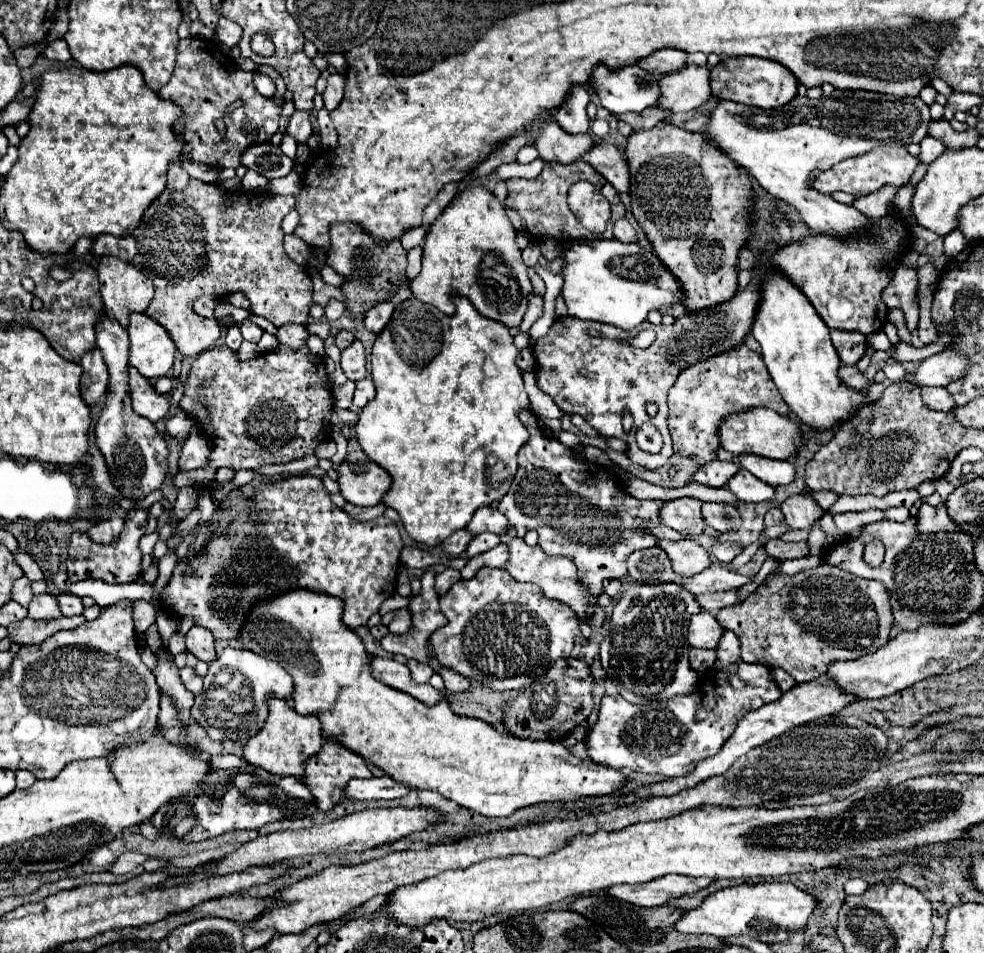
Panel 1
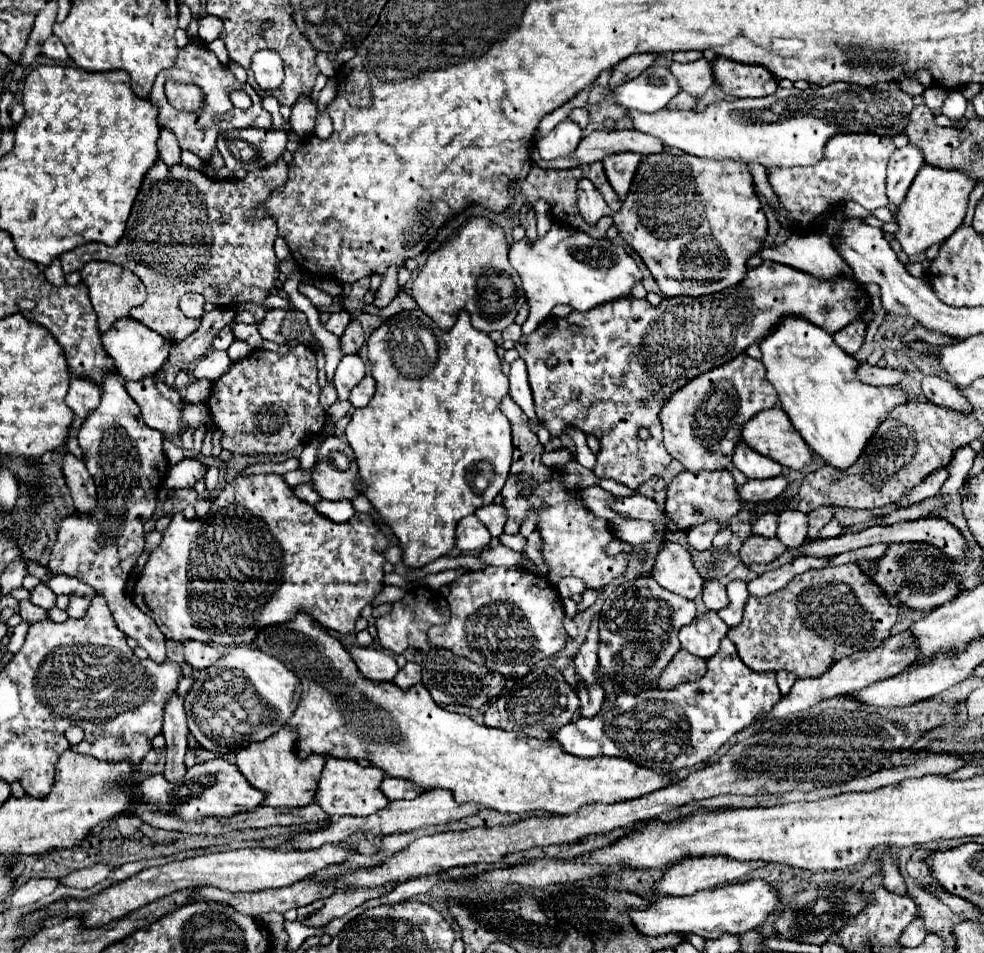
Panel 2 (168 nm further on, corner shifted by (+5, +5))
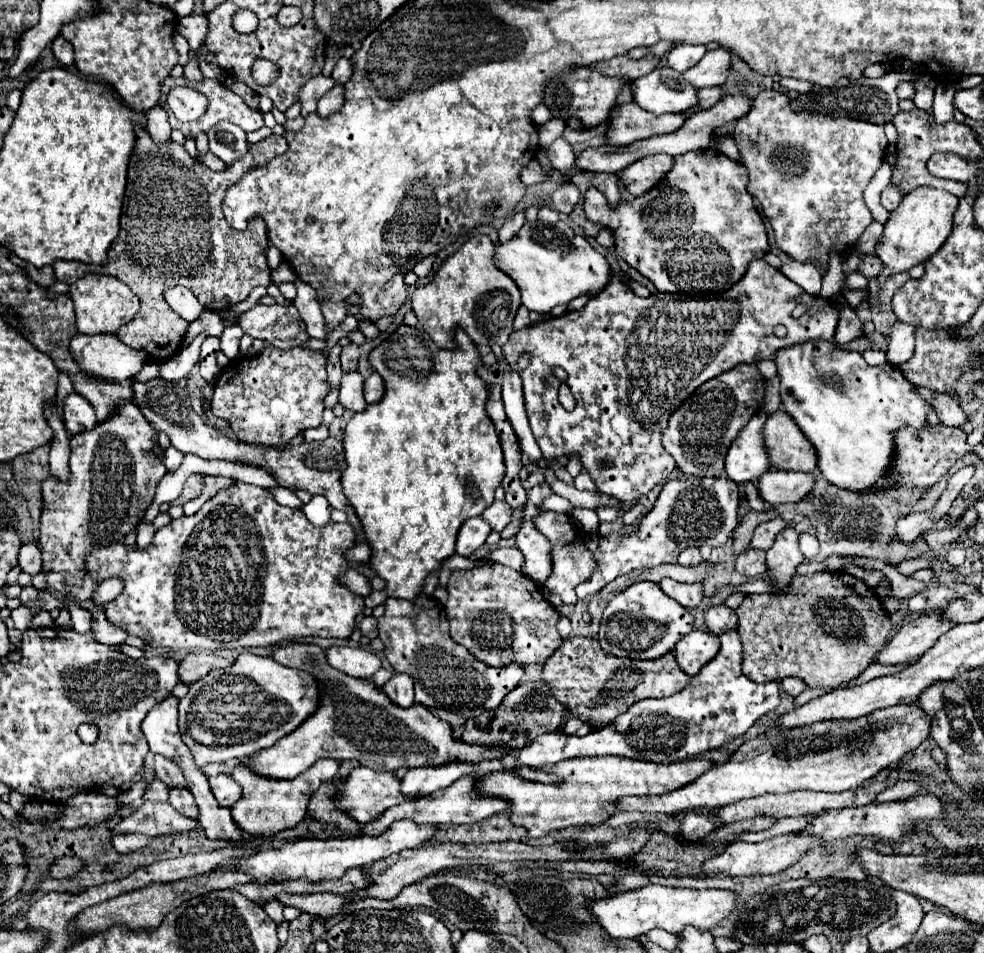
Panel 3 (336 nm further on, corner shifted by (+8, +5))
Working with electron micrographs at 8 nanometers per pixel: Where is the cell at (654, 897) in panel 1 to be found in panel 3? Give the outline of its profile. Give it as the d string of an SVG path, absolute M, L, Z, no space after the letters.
M776 836L772 840L764 840L758 844L748 842L732 842L722 854L706 860L702 864L702 878L714 878L714 876L756 876L756 874L776 874L786 870L790 864L798 862L802 854L810 848L814 848L814 838L804 836Z

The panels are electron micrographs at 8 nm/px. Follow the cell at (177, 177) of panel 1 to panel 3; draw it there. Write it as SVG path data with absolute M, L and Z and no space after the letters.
M154 106L152 110L146 112L146 116L148 116L146 130L148 130L148 134L152 136L152 140L154 140L156 144L160 144L160 146L168 144L168 140L170 140L170 124L168 124L166 110Z

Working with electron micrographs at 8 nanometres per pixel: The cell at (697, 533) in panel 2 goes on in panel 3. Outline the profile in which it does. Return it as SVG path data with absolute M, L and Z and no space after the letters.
M686 548L684 552L680 552L678 556L678 564L682 566L696 566L702 562L702 554L700 554L700 548Z

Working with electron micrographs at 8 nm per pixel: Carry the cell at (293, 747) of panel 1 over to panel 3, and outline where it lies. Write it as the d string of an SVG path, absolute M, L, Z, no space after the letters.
M318 760L316 764L312 764L308 770L304 770L292 780L276 780L276 778L260 776L252 772L248 762L240 762L230 774L242 786L242 800L238 800L232 806L232 814L234 814L232 818L244 832L254 836L272 836L280 830L292 828L306 818L306 808L312 794L322 784L330 782L336 776L336 772L338 772L336 760Z

